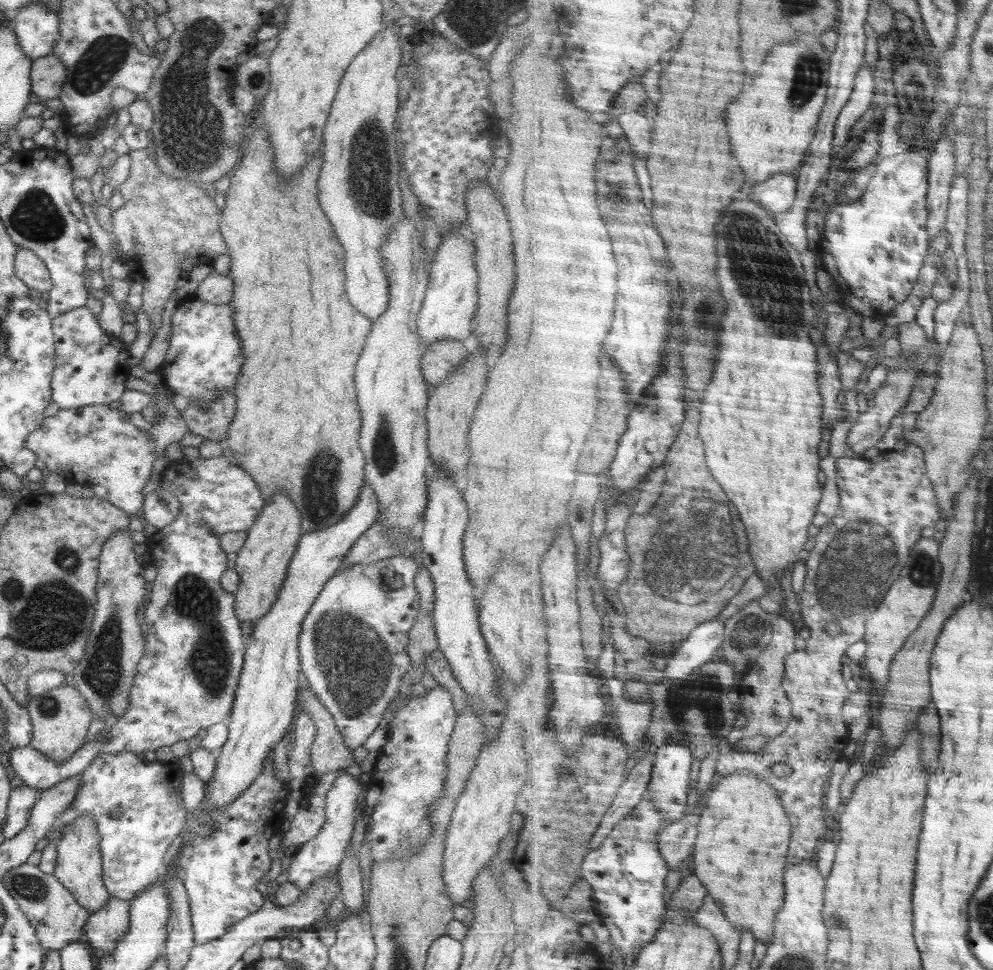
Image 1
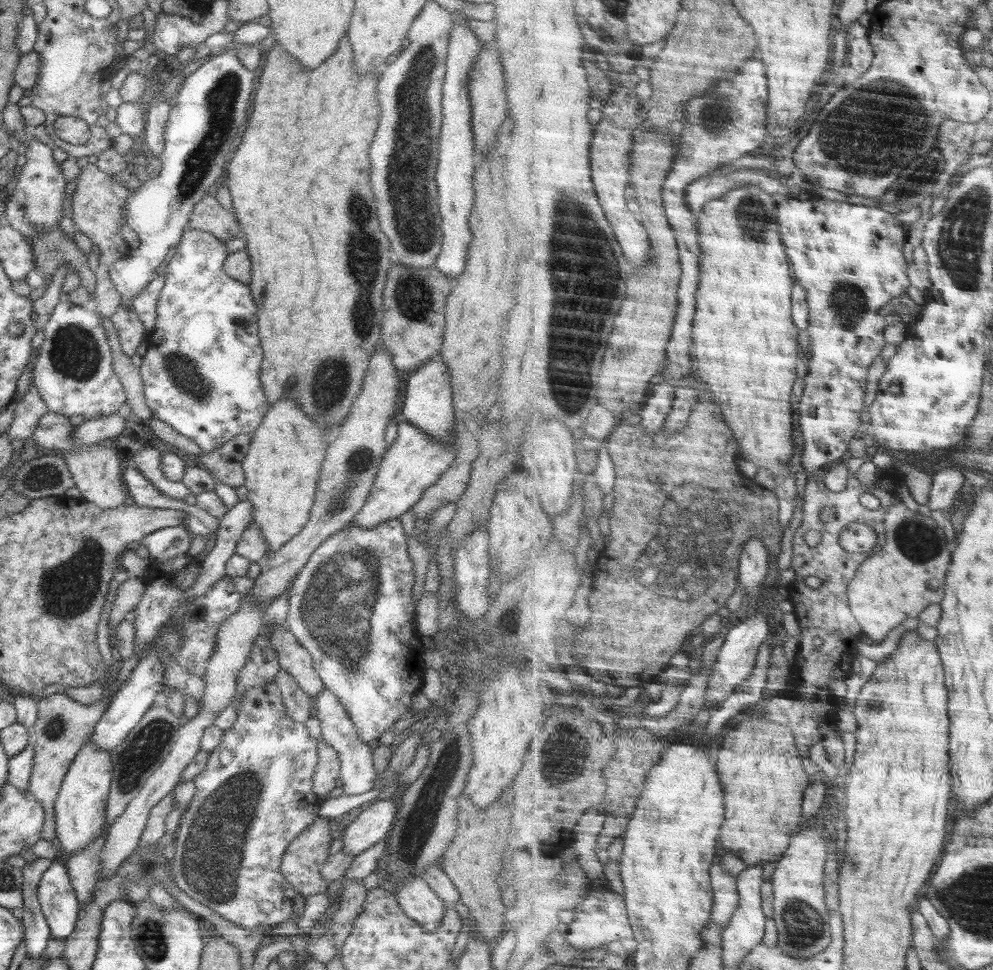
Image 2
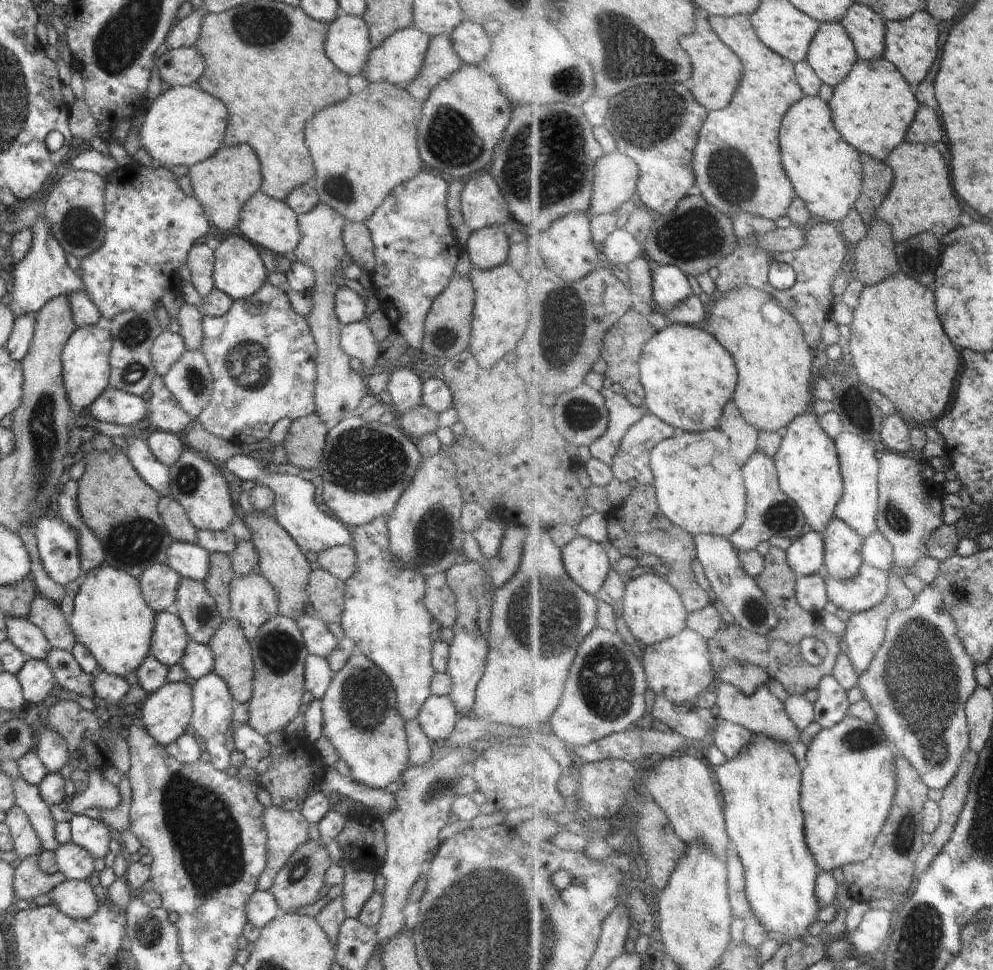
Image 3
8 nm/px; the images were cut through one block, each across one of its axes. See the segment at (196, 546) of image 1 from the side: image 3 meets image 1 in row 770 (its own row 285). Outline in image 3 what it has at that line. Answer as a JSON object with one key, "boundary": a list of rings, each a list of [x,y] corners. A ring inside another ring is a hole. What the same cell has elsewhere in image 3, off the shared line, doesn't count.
{"boundary":[[[44,214],[38,216],[31,231],[33,239],[29,251],[26,256],[16,262],[16,266],[11,268],[14,291],[8,294],[12,295],[12,301],[8,308],[15,314],[15,318],[23,314],[36,315],[48,301],[60,295],[68,295],[76,291],[87,294],[82,279],[68,266],[67,254],[52,234]]]}

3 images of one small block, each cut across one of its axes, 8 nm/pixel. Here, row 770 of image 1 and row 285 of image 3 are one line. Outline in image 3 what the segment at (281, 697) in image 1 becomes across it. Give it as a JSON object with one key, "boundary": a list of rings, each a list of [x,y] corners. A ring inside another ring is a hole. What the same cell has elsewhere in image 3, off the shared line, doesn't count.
{"boundary":[[[230,235],[228,238],[219,241],[213,247],[213,251],[215,259],[211,277],[214,286],[228,294],[233,300],[249,297],[268,280],[267,276],[269,273],[260,258],[258,246],[242,235]]]}

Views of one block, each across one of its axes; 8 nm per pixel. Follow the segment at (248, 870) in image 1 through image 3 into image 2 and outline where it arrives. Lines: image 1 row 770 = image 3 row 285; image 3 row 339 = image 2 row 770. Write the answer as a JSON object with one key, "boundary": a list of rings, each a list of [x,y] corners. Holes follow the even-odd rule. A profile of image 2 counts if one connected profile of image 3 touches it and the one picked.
{"boundary":[[[268,682],[264,686],[254,686],[246,690],[242,698],[242,706],[237,709],[237,719],[228,730],[223,731],[220,744],[209,753],[209,759],[204,770],[193,778],[196,793],[190,801],[189,807],[182,814],[180,825],[177,828],[178,838],[176,838],[176,855],[173,858],[171,867],[171,876],[180,888],[189,898],[208,906],[215,910],[222,918],[228,919],[234,924],[240,925],[248,930],[267,931],[270,926],[276,926],[291,918],[293,915],[295,889],[287,882],[287,879],[281,874],[281,861],[284,852],[292,843],[294,838],[298,837],[316,818],[322,803],[322,799],[313,791],[313,774],[317,765],[317,745],[318,741],[306,730],[305,723],[294,722],[286,712],[282,702],[280,690],[275,682]]]}

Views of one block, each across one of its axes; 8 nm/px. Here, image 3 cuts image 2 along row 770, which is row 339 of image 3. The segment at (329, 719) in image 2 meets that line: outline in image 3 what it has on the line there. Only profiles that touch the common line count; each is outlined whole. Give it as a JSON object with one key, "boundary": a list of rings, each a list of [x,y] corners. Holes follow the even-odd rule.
{"boundary":[[[367,321],[345,324],[340,329],[340,346],[351,358],[362,362],[363,376],[370,376],[372,367],[379,361],[378,345]]]}

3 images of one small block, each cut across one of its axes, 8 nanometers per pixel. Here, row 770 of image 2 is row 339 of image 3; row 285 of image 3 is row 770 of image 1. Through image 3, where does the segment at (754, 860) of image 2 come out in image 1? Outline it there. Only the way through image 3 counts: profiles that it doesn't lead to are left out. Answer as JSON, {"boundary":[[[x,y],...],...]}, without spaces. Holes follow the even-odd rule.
{"boundary":[[[742,770],[716,782],[718,788],[710,796],[699,827],[698,854],[694,853],[696,874],[724,906],[736,928],[752,930],[756,938],[770,946],[776,942],[776,920],[787,898],[784,874],[788,870],[792,826],[780,792],[758,778],[756,772]]]}

